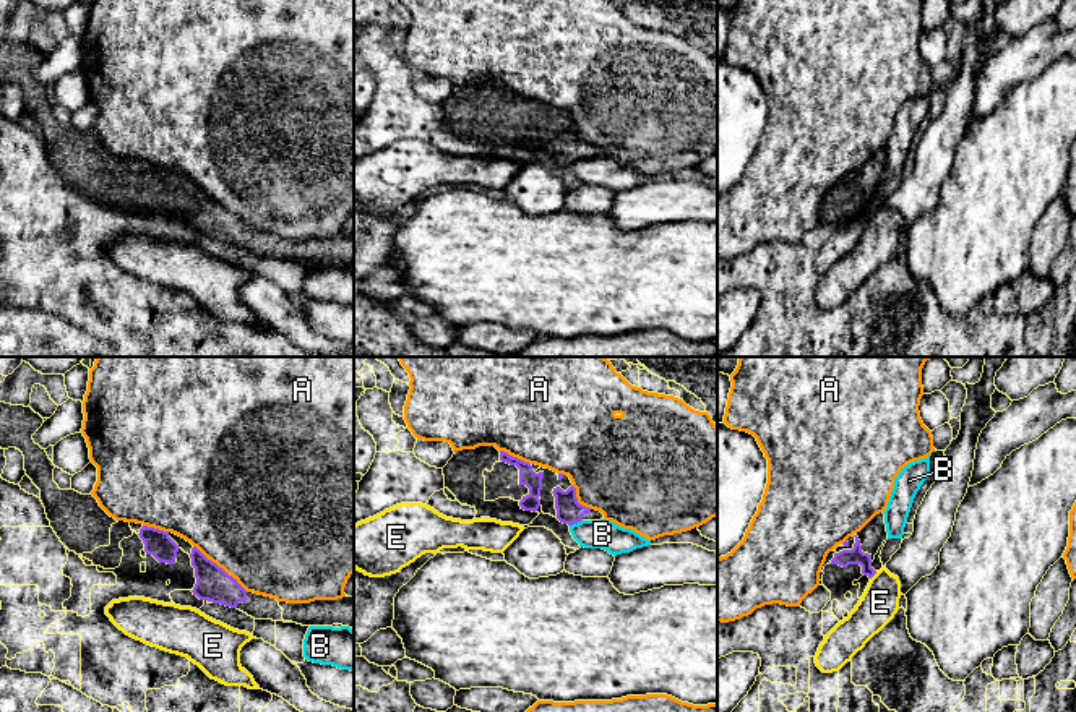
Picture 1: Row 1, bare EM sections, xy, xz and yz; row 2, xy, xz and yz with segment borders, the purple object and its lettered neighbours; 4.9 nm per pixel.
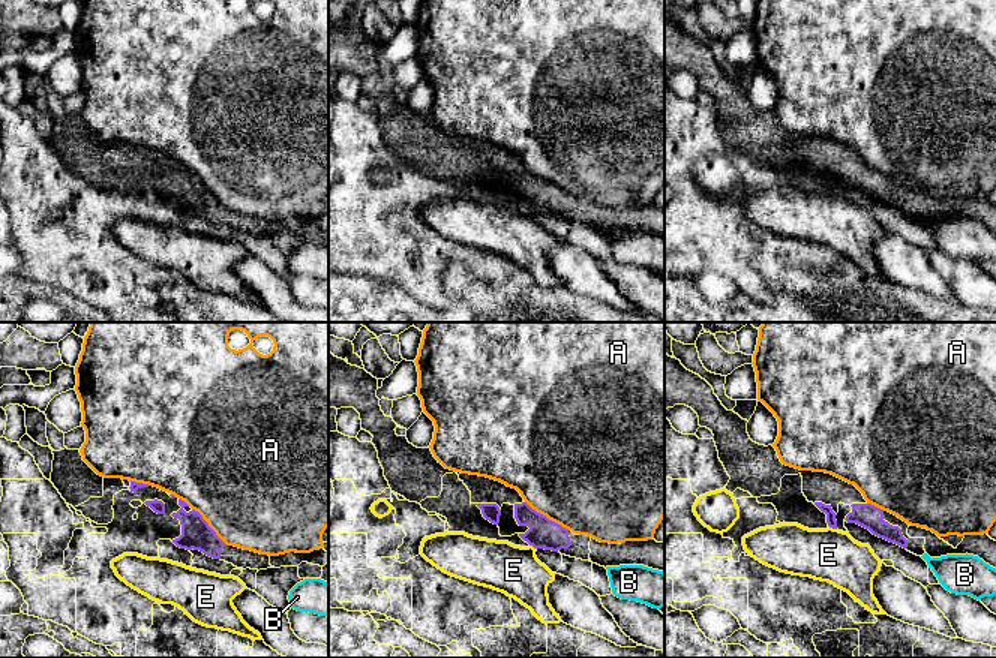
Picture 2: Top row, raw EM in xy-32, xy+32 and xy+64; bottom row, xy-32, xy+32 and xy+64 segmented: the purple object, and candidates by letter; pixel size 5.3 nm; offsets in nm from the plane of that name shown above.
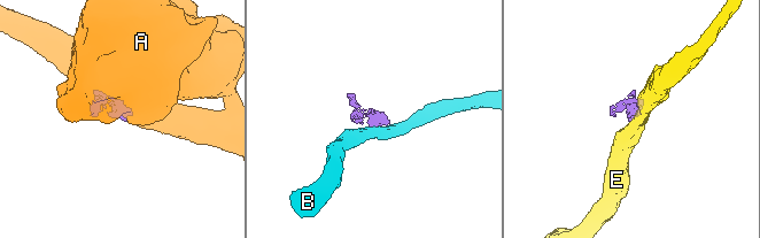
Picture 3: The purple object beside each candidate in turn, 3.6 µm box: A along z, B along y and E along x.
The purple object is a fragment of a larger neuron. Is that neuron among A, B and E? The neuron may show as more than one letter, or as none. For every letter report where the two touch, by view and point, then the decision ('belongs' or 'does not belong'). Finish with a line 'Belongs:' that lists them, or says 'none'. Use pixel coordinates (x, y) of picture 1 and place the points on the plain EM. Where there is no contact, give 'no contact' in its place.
A: meets purple in xy at (221, 205); does not belong
B: meets purple in xz at (575, 159); does not belong
E: meets purple in yz at (873, 211); does not belong
Belongs: none

